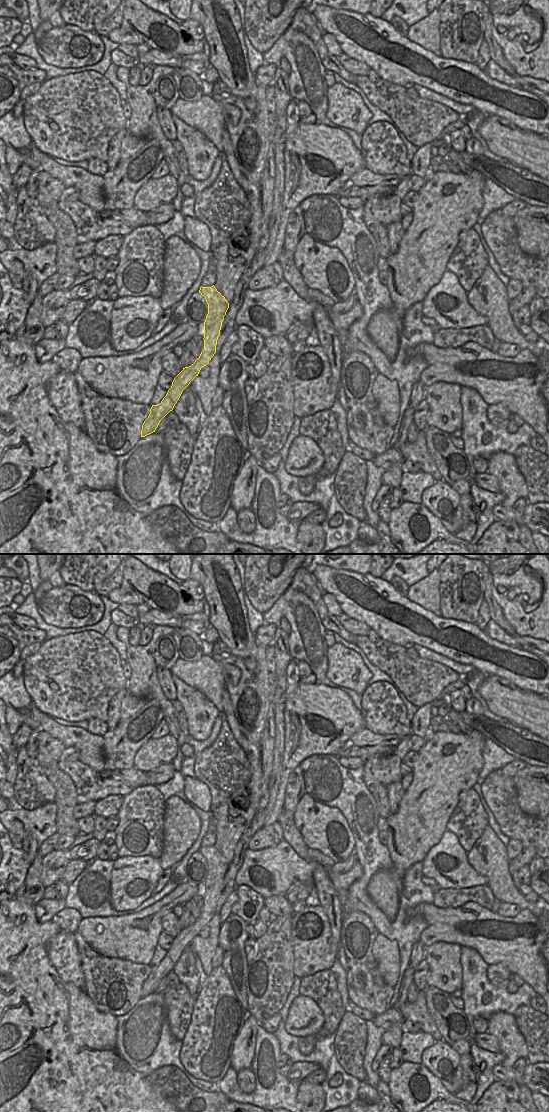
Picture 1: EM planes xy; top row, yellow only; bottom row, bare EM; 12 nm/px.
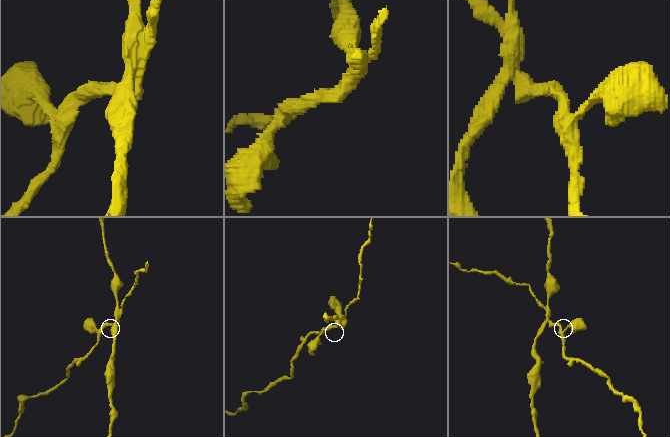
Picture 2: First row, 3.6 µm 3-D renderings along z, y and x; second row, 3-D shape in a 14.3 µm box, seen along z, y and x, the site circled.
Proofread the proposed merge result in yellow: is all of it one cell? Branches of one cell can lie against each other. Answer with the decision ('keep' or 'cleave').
keep

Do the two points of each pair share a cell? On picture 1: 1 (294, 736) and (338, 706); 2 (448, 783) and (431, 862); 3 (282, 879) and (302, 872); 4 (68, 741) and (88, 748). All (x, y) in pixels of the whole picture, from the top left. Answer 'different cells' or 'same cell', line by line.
1: same cell
2: different cells
3: same cell
4: same cell

